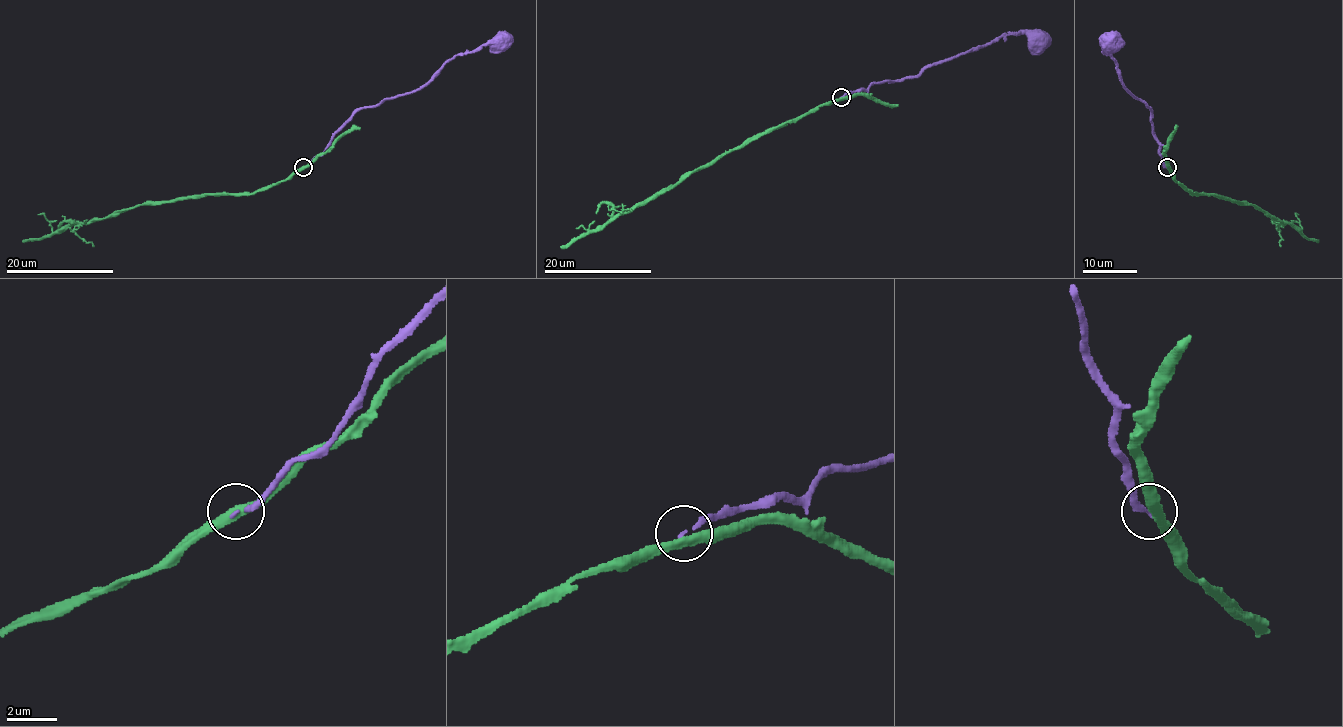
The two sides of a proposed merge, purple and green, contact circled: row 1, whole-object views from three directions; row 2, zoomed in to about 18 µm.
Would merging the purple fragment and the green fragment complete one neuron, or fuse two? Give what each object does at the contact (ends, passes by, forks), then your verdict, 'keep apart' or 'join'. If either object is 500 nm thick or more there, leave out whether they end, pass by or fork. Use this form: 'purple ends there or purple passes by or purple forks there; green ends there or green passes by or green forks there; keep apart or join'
purple ends there; green passes by; keep apart

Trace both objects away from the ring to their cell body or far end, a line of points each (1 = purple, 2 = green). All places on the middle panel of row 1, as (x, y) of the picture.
1: (841, 96), (875, 83), (915, 78), (927, 67), (984, 47), (994, 39), (1020, 33), (1039, 37)
2: (841, 98), (748, 138), (741, 145), (687, 172), (656, 195), (561, 247)

